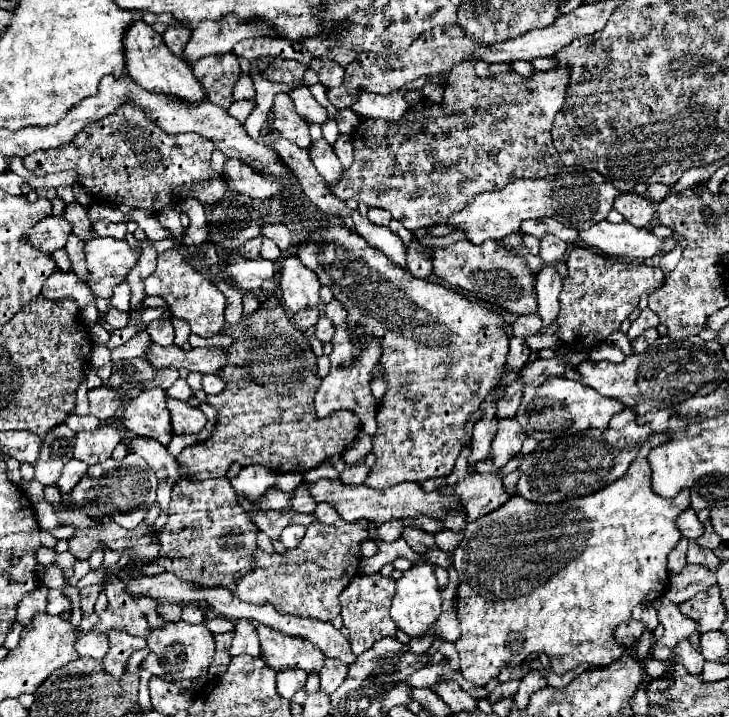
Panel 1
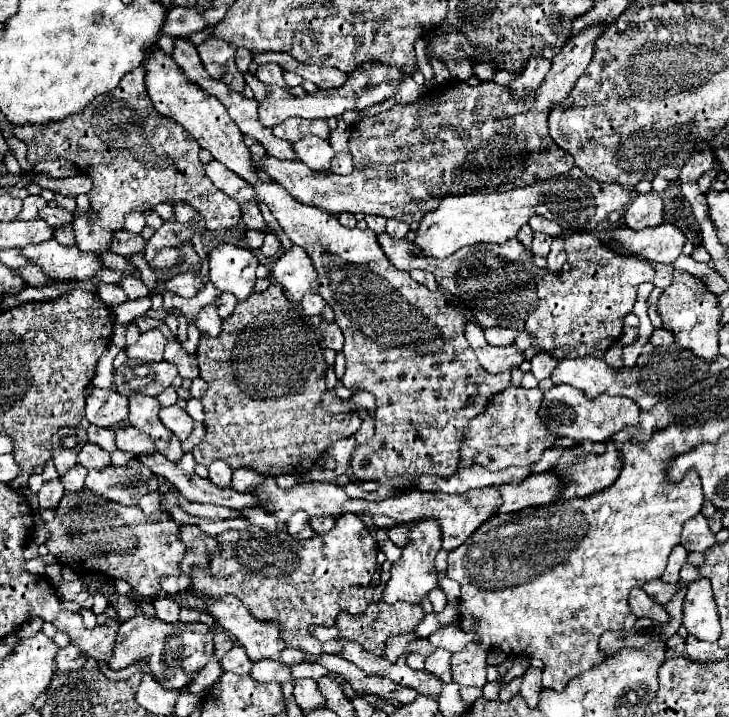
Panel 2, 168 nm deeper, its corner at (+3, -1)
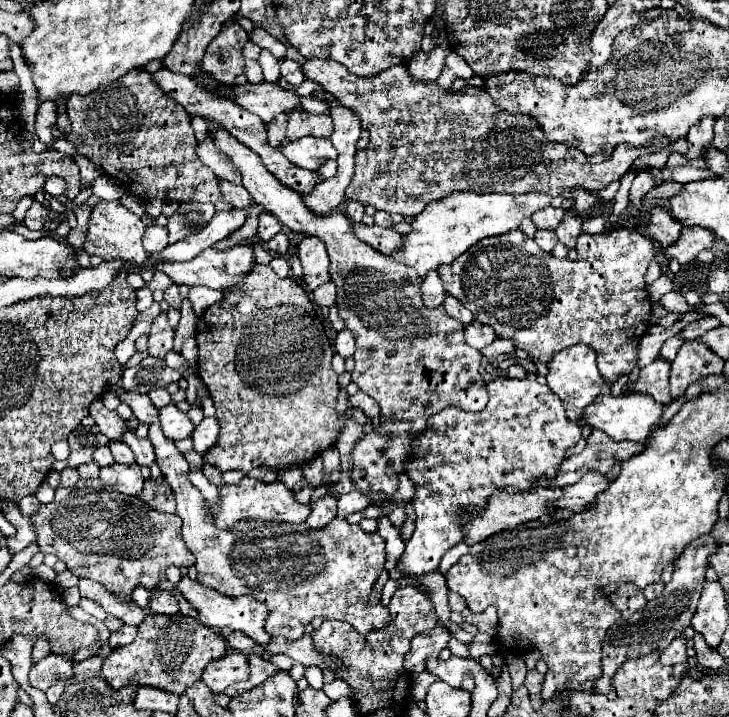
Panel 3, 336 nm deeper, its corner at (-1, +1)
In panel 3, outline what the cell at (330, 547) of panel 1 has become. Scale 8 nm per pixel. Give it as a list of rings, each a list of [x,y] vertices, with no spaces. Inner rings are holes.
[[[124,391],[118,395],[120,401],[128,403],[134,411],[134,417],[140,423],[148,423],[148,435],[156,451],[156,463],[162,469],[168,485],[176,493],[178,511],[176,515],[182,519],[182,537],[188,545],[188,549],[196,557],[196,571],[198,581],[206,587],[212,587],[224,595],[252,595],[256,601],[264,603],[268,609],[268,617],[264,623],[264,629],[272,637],[286,637],[286,639],[300,639],[304,635],[306,625],[314,617],[324,619],[340,619],[348,621],[358,633],[368,633],[374,629],[382,629],[388,621],[388,607],[382,605],[370,605],[368,595],[372,591],[374,581],[378,579],[384,570],[386,561],[386,541],[378,533],[366,533],[360,529],[360,525],[352,525],[346,521],[332,521],[324,529],[310,531],[306,523],[278,523],[278,521],[240,521],[240,525],[234,525],[232,529],[216,529],[212,525],[212,515],[206,505],[206,499],[200,495],[200,491],[190,483],[190,463],[186,461],[184,453],[180,453],[172,439],[164,437],[160,429],[158,409],[152,405],[148,395]]]

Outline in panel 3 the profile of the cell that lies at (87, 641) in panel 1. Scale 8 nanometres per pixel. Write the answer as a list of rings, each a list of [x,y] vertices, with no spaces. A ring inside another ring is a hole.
[[[48,655],[44,659],[40,659],[36,665],[32,665],[30,669],[30,685],[36,689],[46,691],[48,687],[60,683],[60,681],[68,681],[74,673],[72,673],[72,661],[66,657],[58,657],[58,655]]]

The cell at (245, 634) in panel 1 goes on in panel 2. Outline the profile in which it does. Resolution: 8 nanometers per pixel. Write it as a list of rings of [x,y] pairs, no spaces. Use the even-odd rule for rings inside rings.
[[[234,647],[220,659],[220,667],[222,671],[232,671],[236,675],[248,675],[252,661],[248,659],[244,647]]]

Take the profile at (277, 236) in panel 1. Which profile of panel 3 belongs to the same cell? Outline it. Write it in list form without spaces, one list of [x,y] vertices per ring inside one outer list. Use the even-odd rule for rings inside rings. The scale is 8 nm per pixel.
[[[220,181],[220,191],[224,199],[236,209],[248,209],[252,205],[252,197],[248,197],[248,191],[242,185],[230,185],[228,181]]]

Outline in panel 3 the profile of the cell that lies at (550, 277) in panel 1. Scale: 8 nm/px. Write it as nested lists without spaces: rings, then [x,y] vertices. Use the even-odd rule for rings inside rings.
[[[564,215],[562,223],[556,227],[556,235],[558,235],[558,241],[564,243],[568,249],[572,249],[576,245],[576,237],[582,233],[582,221],[580,217],[574,217],[574,215]]]

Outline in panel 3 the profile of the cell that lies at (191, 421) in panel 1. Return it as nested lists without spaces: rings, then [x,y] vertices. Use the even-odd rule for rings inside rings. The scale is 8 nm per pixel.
[[[166,405],[162,409],[158,409],[160,415],[160,423],[162,423],[162,431],[168,439],[186,439],[190,437],[194,423],[190,421],[190,417],[186,413],[182,413],[176,405]]]

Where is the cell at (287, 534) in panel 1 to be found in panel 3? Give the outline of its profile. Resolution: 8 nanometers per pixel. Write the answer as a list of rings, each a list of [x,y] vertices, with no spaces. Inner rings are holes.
[[[322,497],[320,501],[314,503],[312,513],[308,515],[306,523],[310,529],[322,529],[324,525],[328,525],[334,515],[337,513],[337,499],[334,497]]]

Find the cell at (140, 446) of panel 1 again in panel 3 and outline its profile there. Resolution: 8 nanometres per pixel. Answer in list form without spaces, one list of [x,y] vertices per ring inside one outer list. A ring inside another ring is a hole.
[[[100,399],[92,401],[90,405],[90,417],[96,421],[96,425],[100,427],[100,431],[110,439],[110,441],[118,441],[122,437],[122,433],[130,431],[130,427],[126,425],[124,419],[120,419],[114,411],[108,411]]]

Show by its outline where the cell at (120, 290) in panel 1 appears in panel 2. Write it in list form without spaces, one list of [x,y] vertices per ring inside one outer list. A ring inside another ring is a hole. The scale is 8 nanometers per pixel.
[[[128,277],[128,279],[126,279],[124,283],[120,283],[120,285],[124,287],[124,291],[128,293],[130,299],[138,299],[138,297],[148,295],[148,287],[146,287],[144,281],[138,279],[138,277]]]

